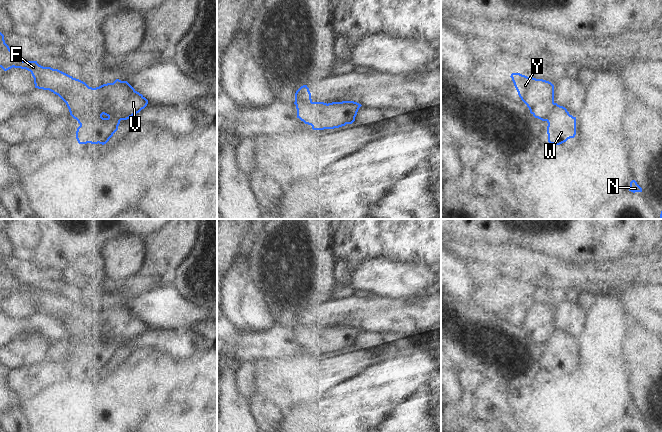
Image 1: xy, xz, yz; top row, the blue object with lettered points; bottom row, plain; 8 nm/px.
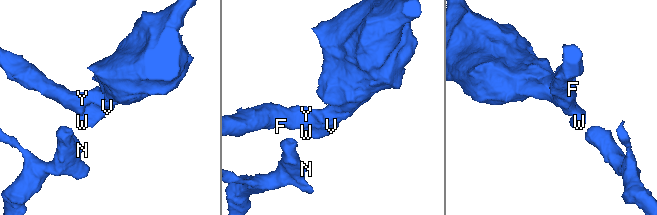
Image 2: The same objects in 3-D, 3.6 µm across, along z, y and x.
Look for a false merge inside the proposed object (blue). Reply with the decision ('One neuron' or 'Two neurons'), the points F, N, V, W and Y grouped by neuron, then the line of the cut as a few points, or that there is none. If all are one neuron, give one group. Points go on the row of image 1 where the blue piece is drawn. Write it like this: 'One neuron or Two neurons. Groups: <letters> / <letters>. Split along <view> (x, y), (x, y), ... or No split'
Two neurons. Groups: F Y / N V W. Split along xy (98, 87), (98, 93), (89, 98), (86, 111), (74, 118).

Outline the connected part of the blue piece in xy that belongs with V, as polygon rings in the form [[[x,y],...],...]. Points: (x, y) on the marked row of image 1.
[[[116,79],[113,83],[98,87],[98,95],[89,98],[88,107],[82,117],[77,120],[80,126],[76,131],[79,144],[106,144],[118,130],[121,120],[127,120],[139,113],[148,104],[148,100],[137,92],[127,81]]]

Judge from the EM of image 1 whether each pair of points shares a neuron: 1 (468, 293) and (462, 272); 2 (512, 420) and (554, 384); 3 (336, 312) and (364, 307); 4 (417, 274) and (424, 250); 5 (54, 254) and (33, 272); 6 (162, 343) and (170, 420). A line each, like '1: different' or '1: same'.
1: same
2: different
3: same
4: different
5: different
6: different

